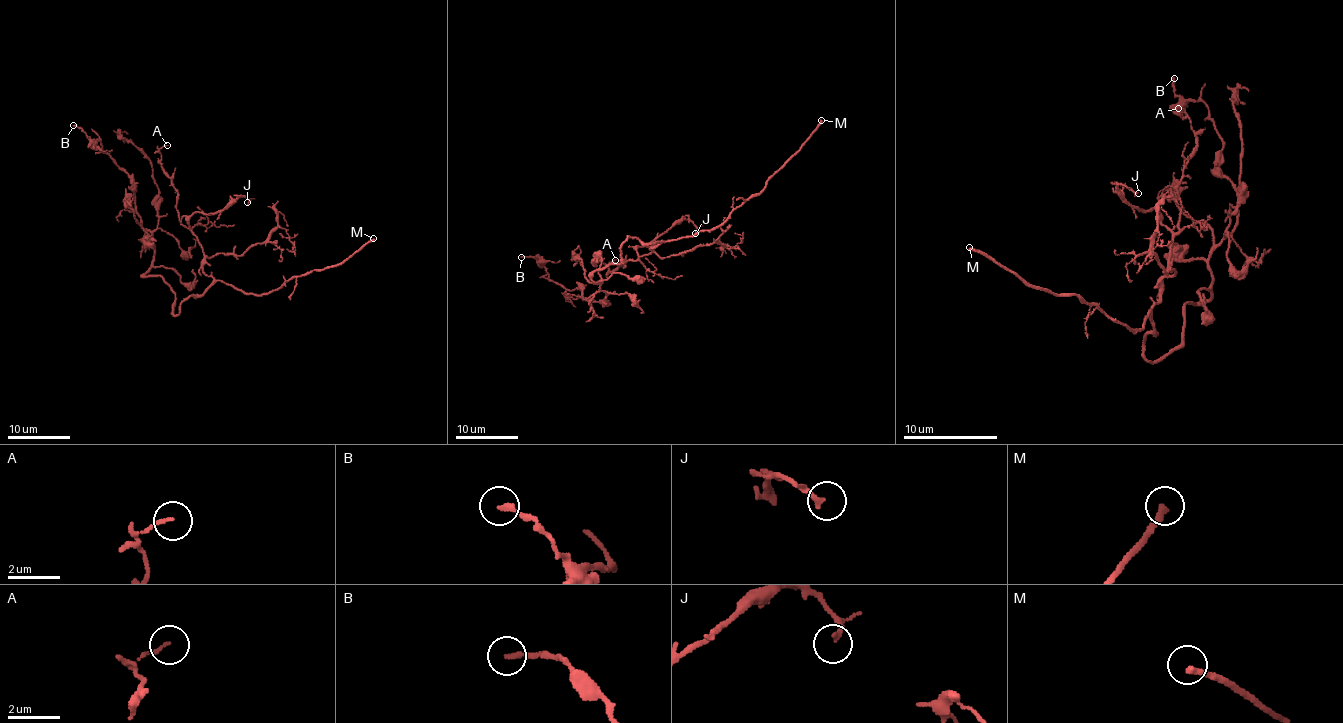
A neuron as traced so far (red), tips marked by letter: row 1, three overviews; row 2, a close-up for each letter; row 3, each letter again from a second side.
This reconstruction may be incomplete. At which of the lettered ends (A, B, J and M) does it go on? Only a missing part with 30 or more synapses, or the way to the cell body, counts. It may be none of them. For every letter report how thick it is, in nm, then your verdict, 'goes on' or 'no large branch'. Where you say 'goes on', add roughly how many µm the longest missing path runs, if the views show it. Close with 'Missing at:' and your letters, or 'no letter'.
A: 110 nm thick; no large branch
B: 180 nm thick; no large branch
J: 130 nm thick; no large branch
M: 240 nm thick; goes on; about 35 µm are missing
Missing at: M

